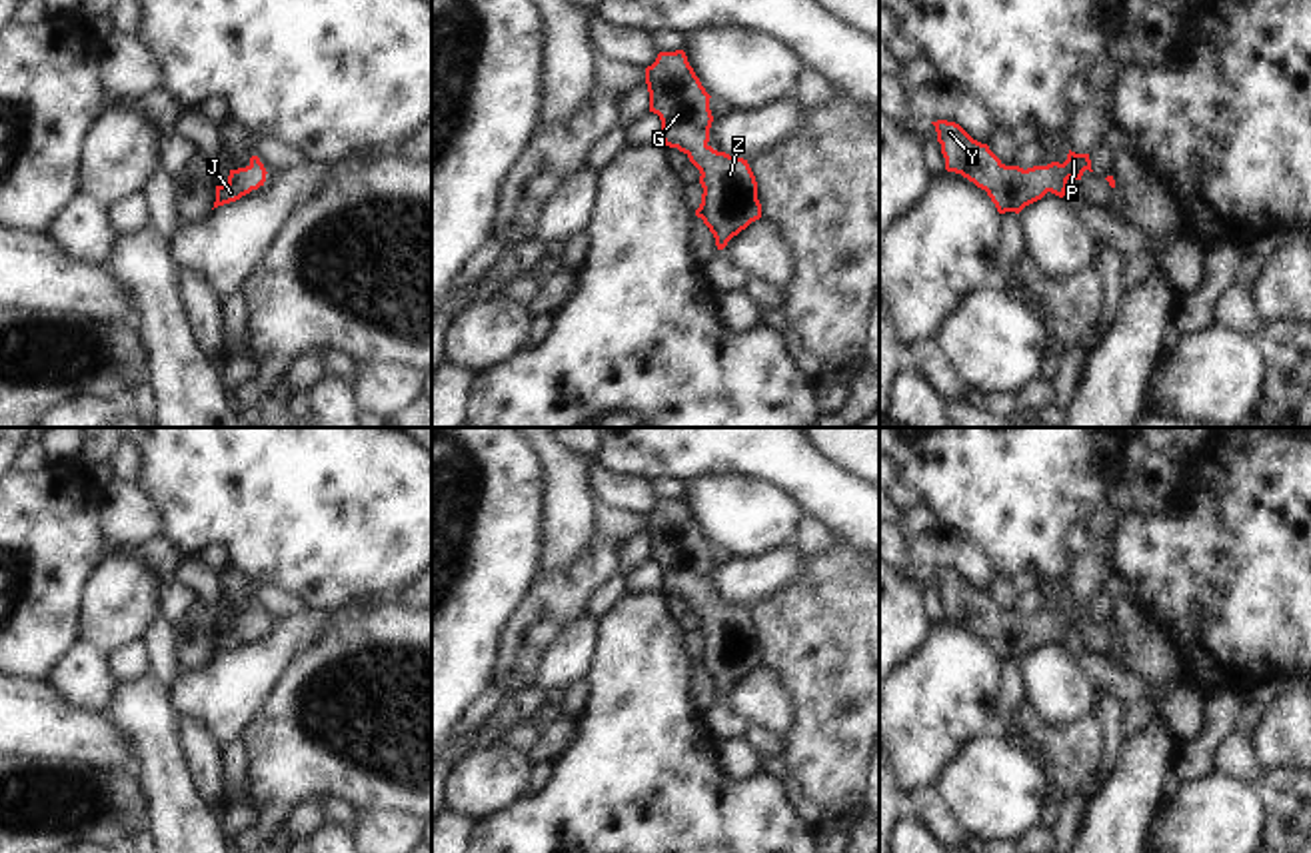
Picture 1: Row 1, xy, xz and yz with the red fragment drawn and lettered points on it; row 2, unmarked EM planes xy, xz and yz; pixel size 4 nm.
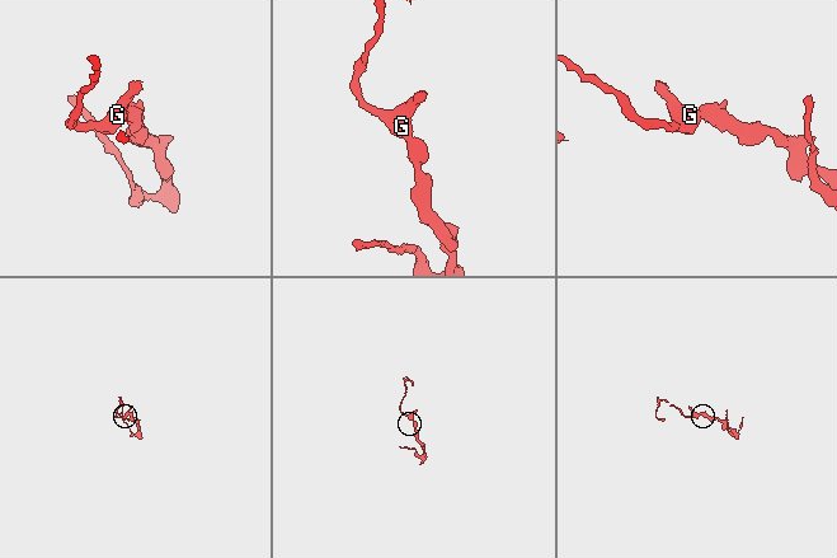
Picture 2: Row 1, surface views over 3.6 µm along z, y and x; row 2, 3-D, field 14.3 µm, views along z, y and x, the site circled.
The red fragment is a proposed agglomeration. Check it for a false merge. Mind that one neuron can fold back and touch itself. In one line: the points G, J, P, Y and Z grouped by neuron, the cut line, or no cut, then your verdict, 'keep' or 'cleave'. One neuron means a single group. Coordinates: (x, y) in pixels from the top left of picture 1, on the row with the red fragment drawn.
groups G J P Y Z; cut none; keep

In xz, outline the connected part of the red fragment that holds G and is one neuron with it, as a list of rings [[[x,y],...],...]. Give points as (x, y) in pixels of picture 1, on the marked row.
[[[683,50],[659,52],[656,62],[646,68],[646,84],[650,92],[650,112],[661,120],[663,146],[683,152],[701,174],[699,184],[703,194],[695,216],[701,218],[713,234],[717,250],[723,250],[733,236],[761,218],[755,176],[747,160],[717,152],[707,144],[713,122],[709,110],[711,96],[701,86]]]

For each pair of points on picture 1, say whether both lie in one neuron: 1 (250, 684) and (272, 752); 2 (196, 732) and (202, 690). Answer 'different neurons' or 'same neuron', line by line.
1: different neurons
2: different neurons

